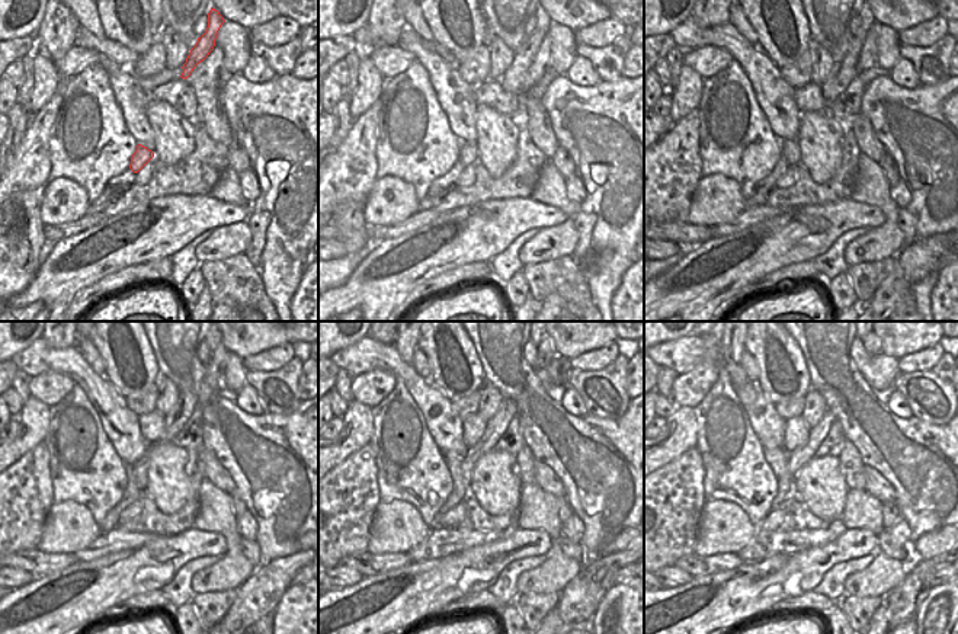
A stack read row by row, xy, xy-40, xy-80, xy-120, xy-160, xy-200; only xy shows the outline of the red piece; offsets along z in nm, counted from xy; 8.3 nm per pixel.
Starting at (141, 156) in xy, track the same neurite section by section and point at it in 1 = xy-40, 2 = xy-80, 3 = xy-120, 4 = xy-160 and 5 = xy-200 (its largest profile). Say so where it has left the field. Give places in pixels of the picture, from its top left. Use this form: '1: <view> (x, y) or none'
1: xy-40 (468, 154)
2: xy-80 (791, 150)
3: xy-120 (141, 467)
4: xy-160 (496, 426)
5: xy-200 (798, 458)

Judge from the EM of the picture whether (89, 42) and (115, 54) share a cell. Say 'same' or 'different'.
same

